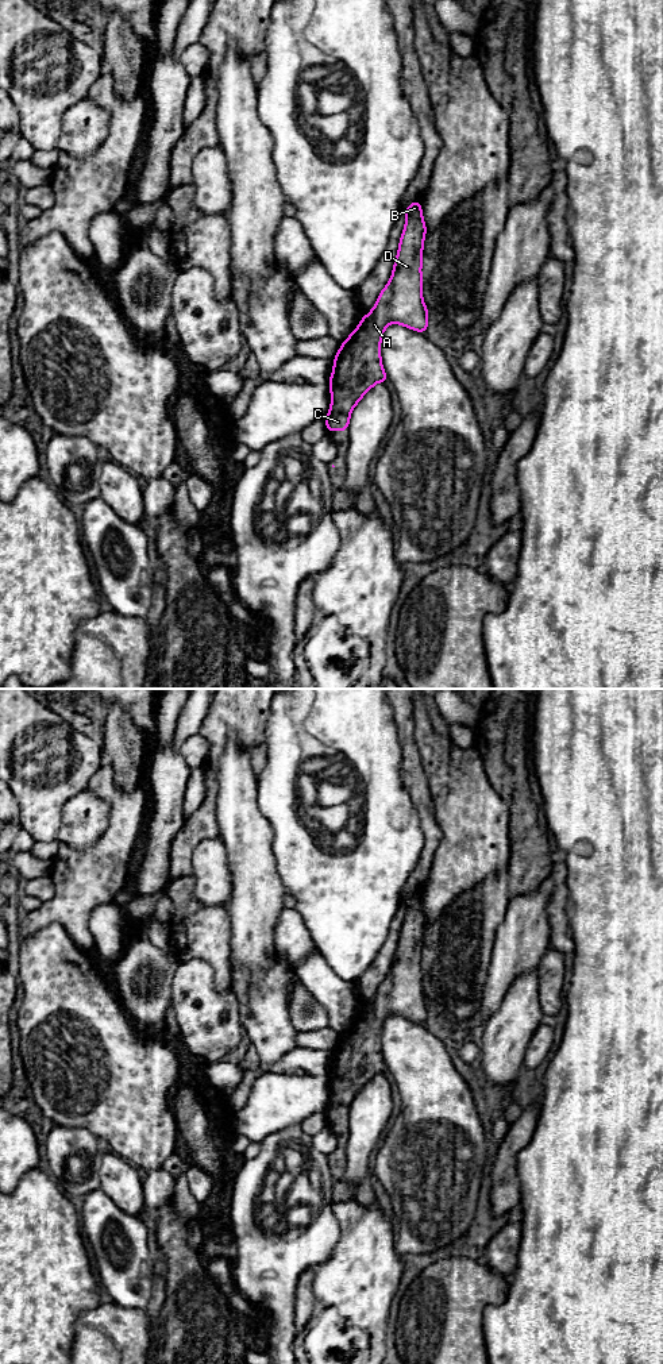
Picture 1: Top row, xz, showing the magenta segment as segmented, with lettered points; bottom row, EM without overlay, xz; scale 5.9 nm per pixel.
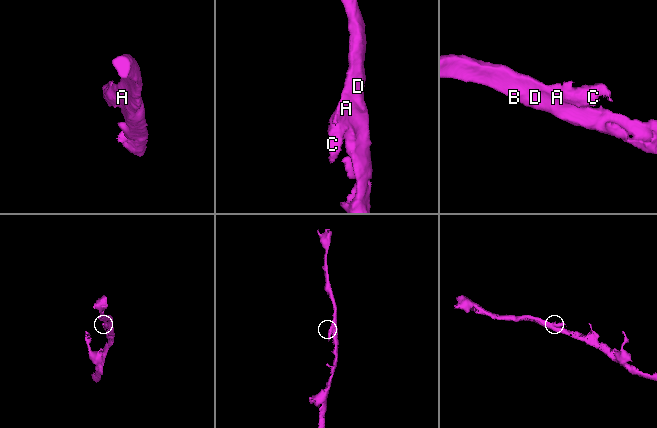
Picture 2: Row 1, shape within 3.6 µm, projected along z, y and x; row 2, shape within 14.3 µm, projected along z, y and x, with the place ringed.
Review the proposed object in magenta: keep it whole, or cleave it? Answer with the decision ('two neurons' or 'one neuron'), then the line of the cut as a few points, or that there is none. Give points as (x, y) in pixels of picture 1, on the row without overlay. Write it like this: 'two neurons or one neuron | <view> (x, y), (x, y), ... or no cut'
one neuron | no cut

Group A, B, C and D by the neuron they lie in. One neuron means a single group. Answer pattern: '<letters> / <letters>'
A B C D

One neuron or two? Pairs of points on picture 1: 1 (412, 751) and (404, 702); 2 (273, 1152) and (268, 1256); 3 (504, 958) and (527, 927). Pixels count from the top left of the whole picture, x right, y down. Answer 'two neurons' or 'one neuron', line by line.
1: one neuron
2: one neuron
3: one neuron

